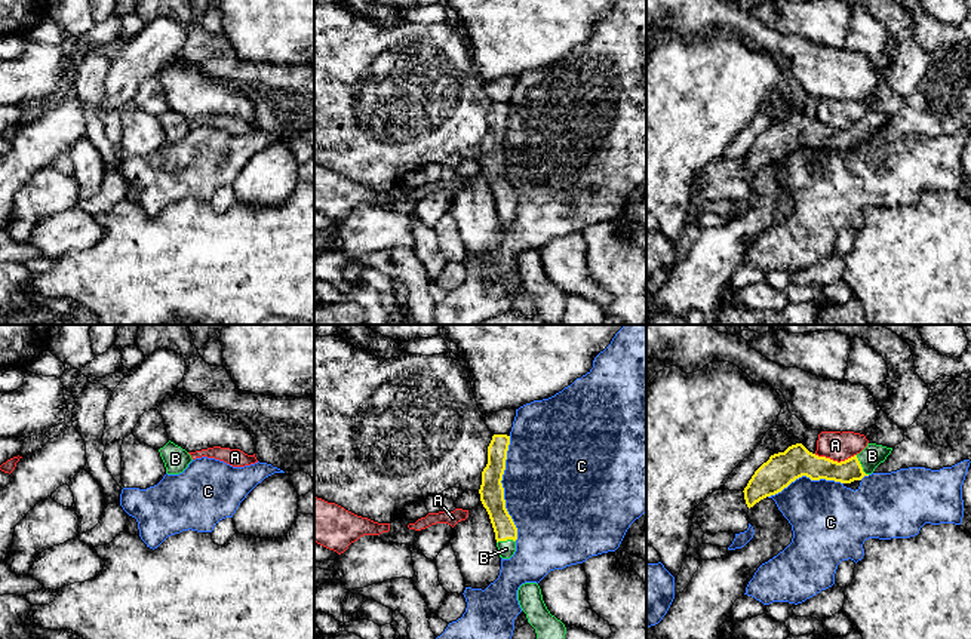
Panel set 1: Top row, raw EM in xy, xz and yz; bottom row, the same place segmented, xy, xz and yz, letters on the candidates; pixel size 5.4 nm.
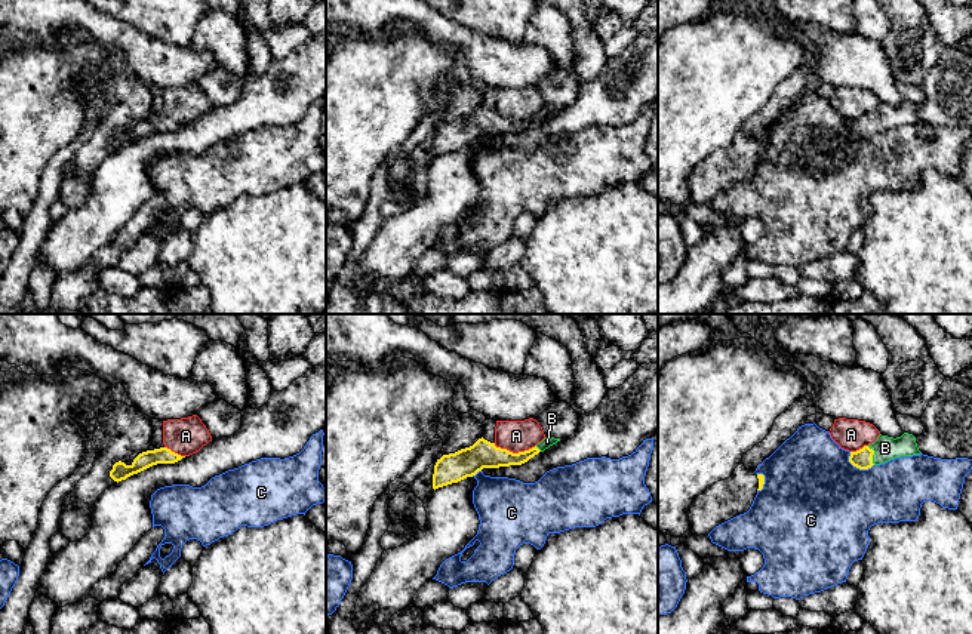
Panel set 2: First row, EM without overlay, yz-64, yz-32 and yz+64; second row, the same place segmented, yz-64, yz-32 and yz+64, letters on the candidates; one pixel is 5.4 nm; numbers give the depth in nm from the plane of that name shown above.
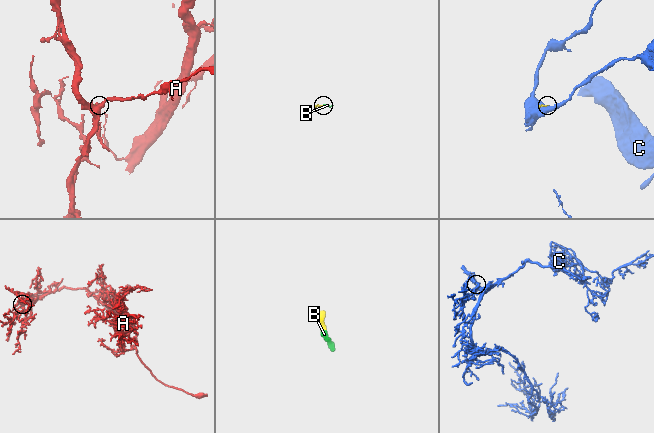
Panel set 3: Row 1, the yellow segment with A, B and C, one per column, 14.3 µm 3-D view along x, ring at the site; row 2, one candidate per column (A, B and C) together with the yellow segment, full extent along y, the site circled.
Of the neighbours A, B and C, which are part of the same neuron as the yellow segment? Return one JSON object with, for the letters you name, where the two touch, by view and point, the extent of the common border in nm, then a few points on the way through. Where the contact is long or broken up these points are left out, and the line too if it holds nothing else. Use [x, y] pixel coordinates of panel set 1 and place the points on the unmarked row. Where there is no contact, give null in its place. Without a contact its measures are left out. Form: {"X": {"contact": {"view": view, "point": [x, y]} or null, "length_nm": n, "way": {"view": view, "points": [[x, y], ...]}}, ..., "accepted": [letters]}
{"B": {"contact": {"view": "yz", "point": [860, 134]}, "length_nm": 130, "way": {"view": "yz", "points": [[816, 135], [860, 134], [872, 123]]}}, "accepted": ["B"]}

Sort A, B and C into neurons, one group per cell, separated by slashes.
A / B / C

